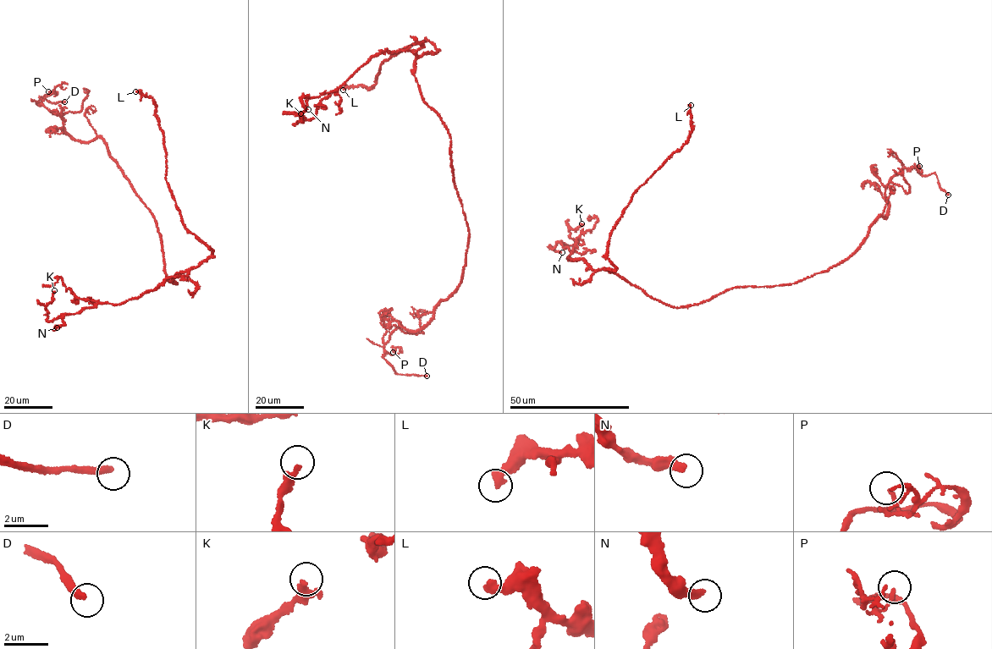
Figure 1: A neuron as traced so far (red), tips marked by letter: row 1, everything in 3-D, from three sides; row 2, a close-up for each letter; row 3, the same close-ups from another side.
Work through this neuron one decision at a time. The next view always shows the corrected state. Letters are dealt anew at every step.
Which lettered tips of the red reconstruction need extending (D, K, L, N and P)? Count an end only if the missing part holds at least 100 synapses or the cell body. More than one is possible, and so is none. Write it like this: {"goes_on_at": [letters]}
{"goes_on_at": ["D"]}

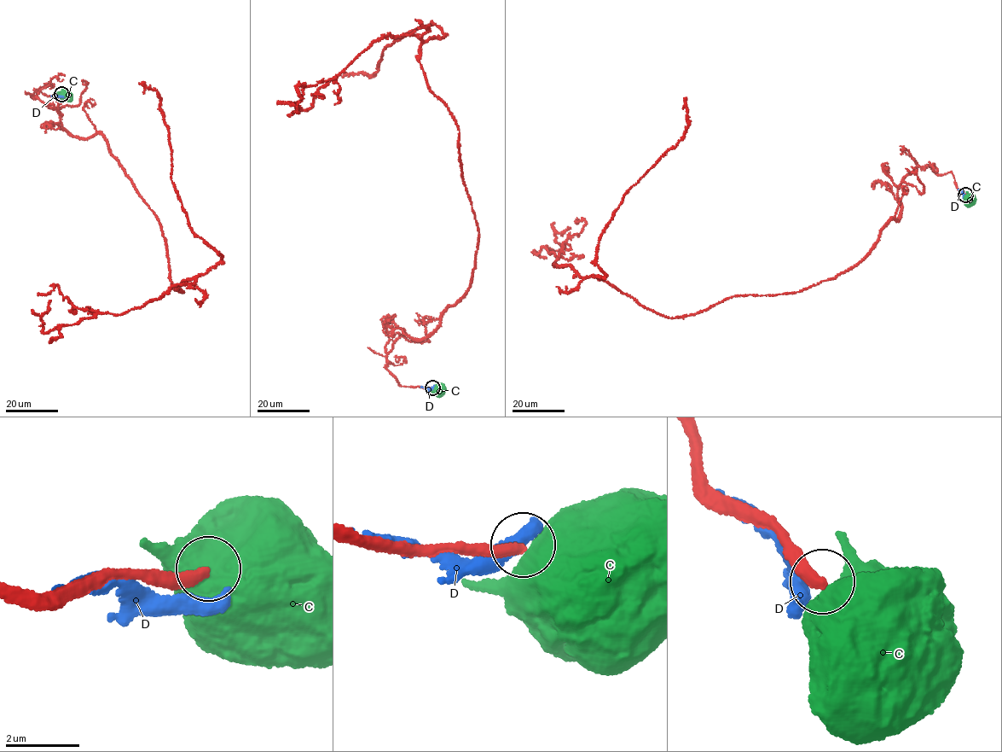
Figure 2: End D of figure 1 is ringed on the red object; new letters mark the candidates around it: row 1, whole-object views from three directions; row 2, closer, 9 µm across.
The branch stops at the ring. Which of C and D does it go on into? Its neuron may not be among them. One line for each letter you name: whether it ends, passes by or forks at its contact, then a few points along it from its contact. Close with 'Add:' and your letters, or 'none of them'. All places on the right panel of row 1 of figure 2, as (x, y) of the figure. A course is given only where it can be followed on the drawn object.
Add: none of them

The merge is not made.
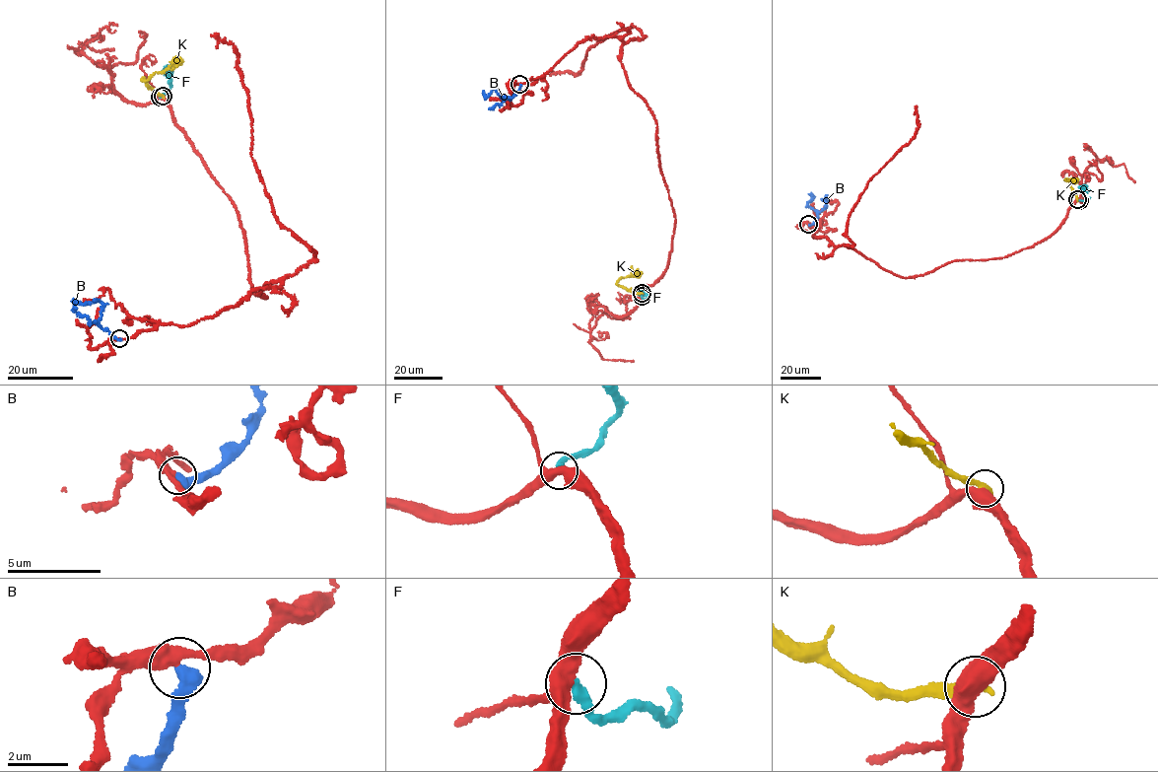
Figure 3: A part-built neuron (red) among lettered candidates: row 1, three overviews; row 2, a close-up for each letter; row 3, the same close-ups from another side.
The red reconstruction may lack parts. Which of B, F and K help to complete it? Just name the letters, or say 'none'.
none

